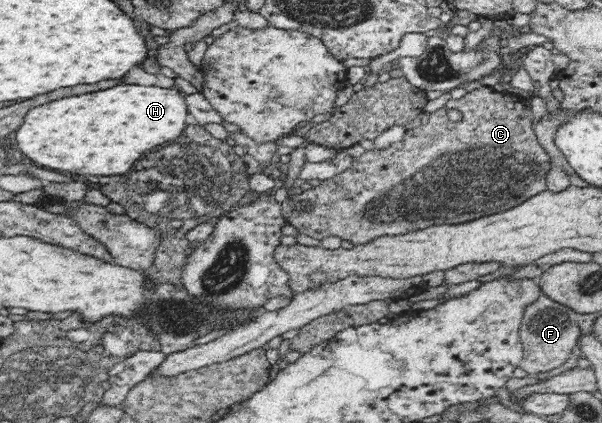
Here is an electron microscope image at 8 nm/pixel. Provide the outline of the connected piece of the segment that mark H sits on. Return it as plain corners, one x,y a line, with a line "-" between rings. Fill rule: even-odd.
124,84
84,96
70,96
32,108
16,129
17,147
28,160
50,170
114,176
128,172
136,160
158,144
181,137
187,127
185,94
178,88

